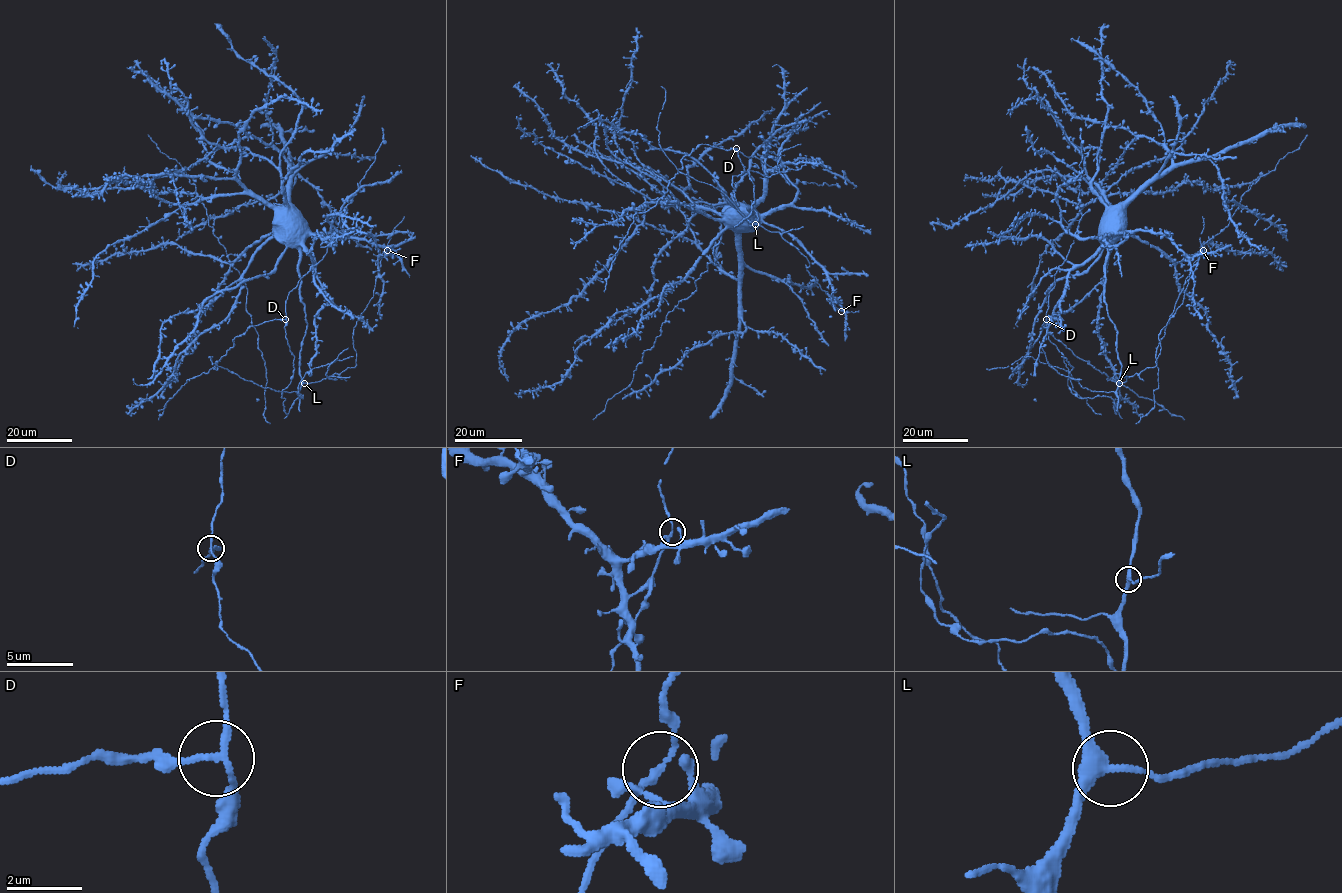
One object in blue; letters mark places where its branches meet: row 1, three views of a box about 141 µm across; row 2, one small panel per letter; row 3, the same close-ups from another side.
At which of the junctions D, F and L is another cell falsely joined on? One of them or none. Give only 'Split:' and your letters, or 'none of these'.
Split: D

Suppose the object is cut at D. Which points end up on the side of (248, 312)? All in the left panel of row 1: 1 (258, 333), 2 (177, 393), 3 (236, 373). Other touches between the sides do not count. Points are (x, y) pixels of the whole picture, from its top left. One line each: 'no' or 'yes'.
1: yes
2: no
3: yes

